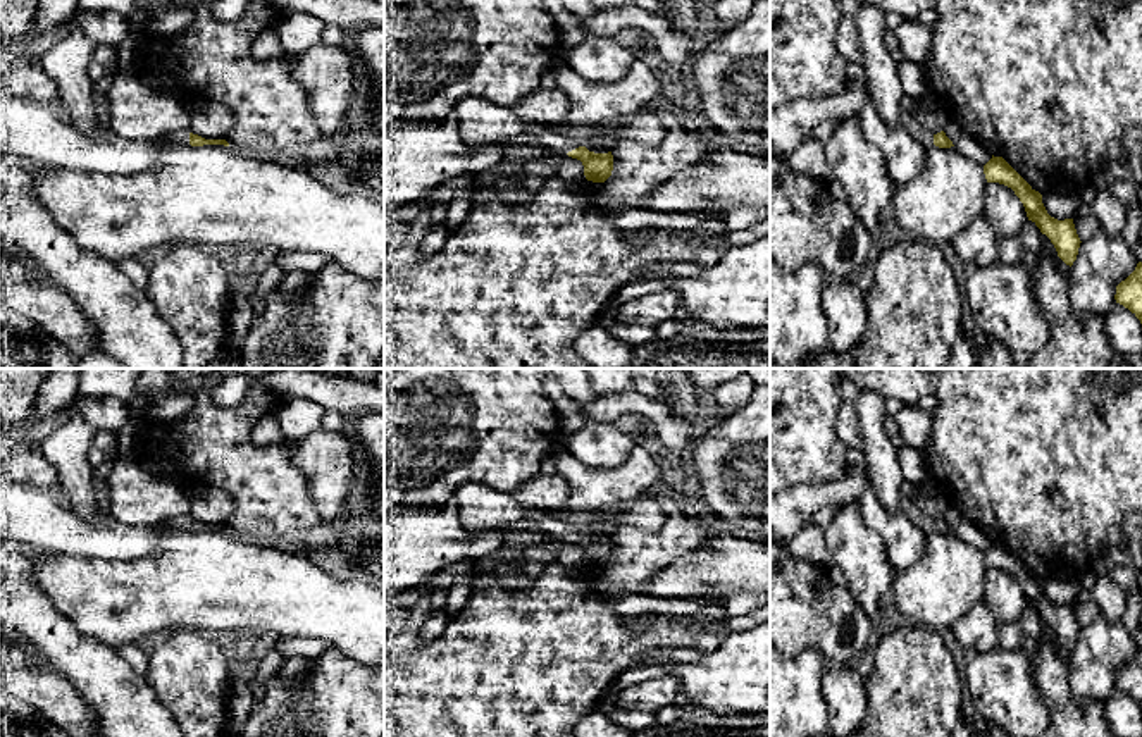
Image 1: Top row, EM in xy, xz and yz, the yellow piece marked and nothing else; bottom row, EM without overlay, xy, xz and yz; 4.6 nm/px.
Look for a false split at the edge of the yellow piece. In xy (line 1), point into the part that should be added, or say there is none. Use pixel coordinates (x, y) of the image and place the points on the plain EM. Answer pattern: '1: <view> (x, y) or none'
1: none

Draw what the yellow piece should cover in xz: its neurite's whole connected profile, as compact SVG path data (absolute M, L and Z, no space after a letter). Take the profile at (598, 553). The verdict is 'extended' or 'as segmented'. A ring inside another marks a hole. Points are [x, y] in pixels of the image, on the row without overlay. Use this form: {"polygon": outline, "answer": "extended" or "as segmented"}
{"polygon": "M579 532L567 539L572 544L577 544L584 551L584 561L587 567L593 568L605 568L613 556L613 541L608 539L594 539L589 537L586 532Z", "answer": "as segmented"}

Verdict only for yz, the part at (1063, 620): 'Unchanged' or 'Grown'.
Unchanged

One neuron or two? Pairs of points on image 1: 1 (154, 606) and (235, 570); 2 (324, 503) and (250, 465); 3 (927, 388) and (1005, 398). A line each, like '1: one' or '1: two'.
1: one
2: two
3: two

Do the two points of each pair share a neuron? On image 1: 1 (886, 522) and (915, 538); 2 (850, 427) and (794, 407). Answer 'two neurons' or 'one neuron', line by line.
1: one neuron
2: two neurons

